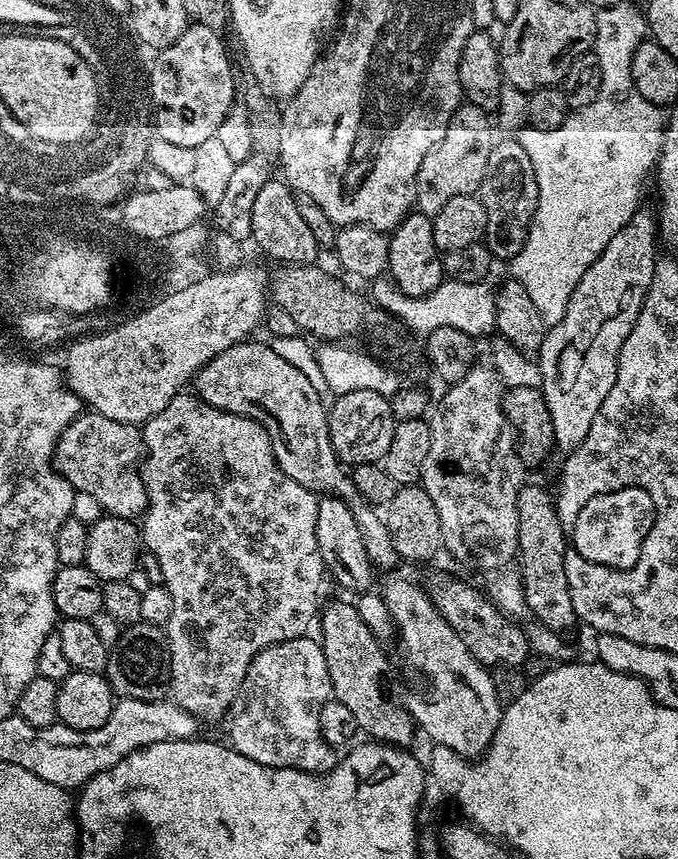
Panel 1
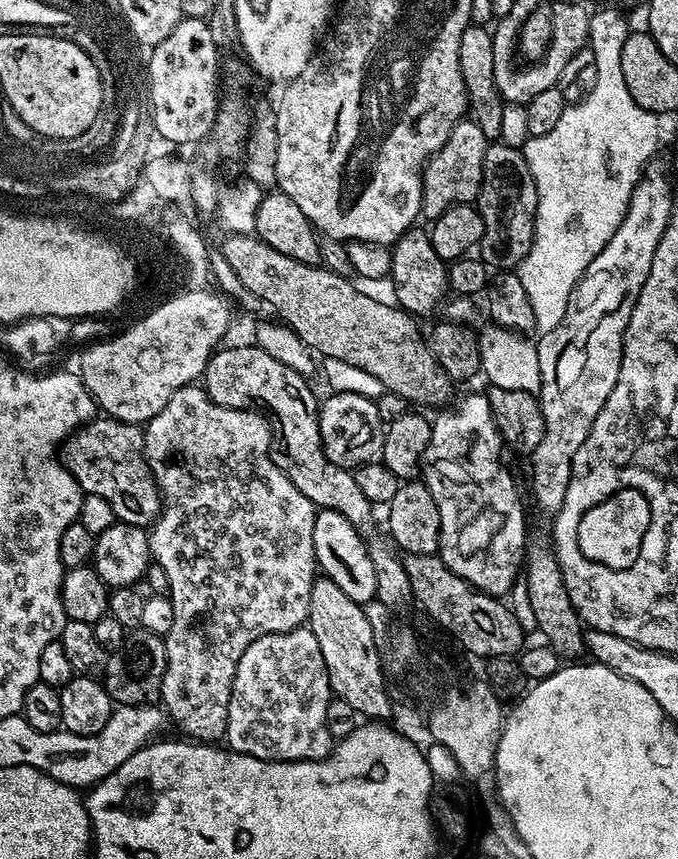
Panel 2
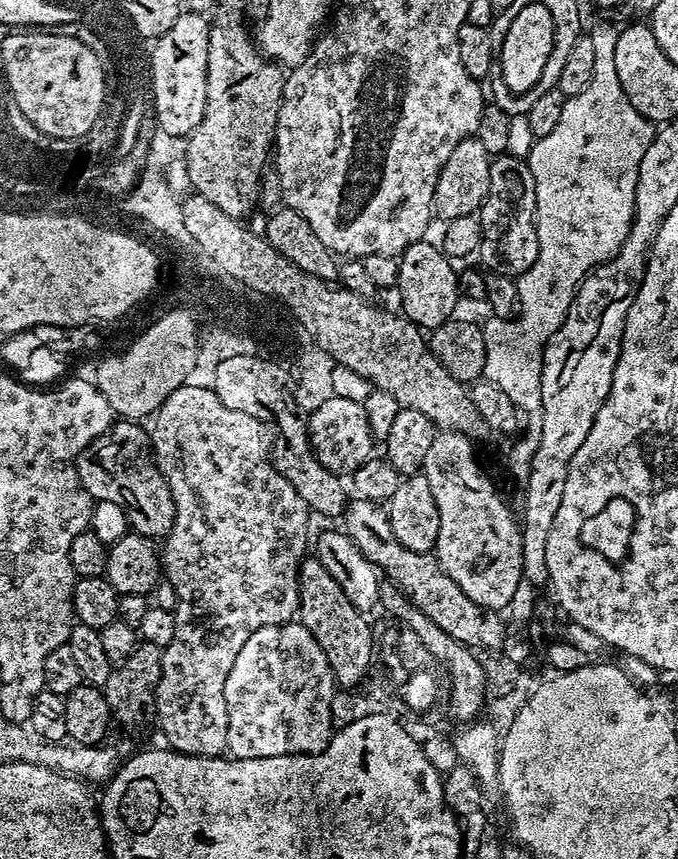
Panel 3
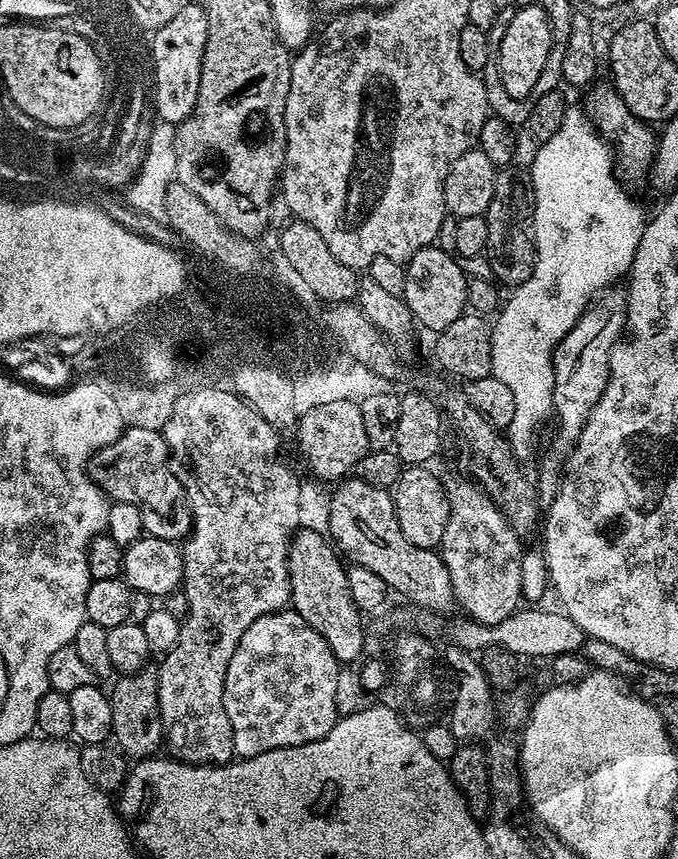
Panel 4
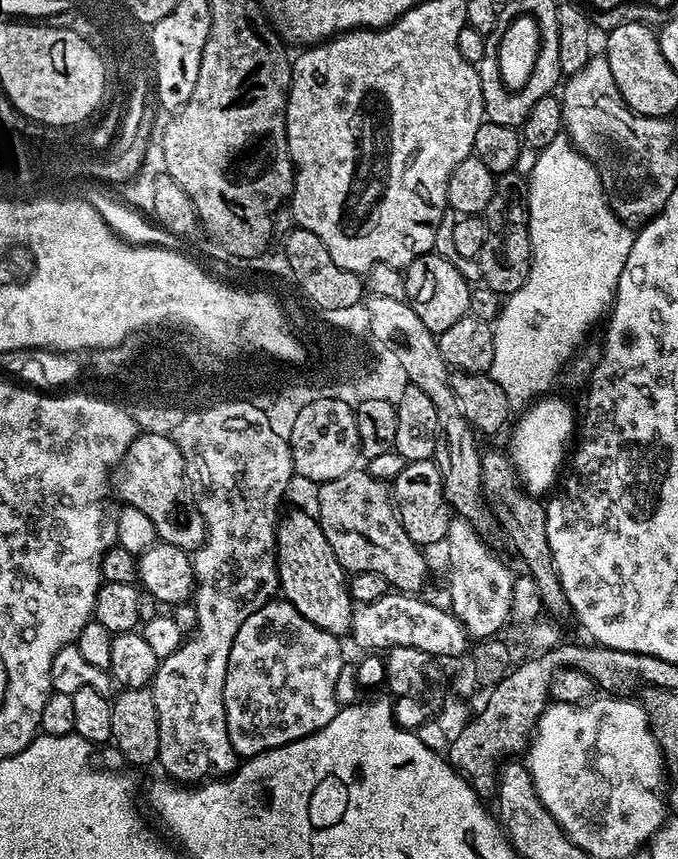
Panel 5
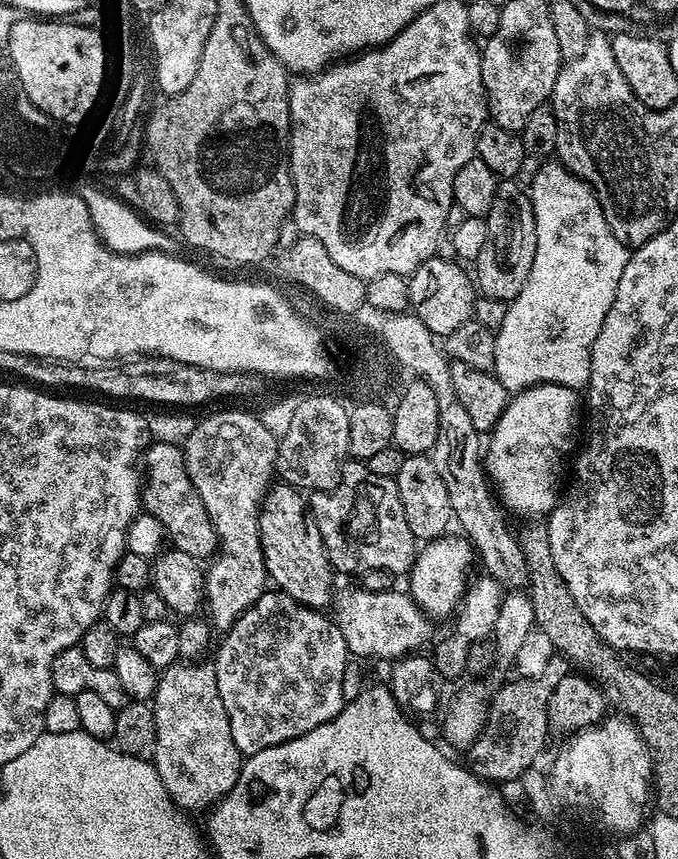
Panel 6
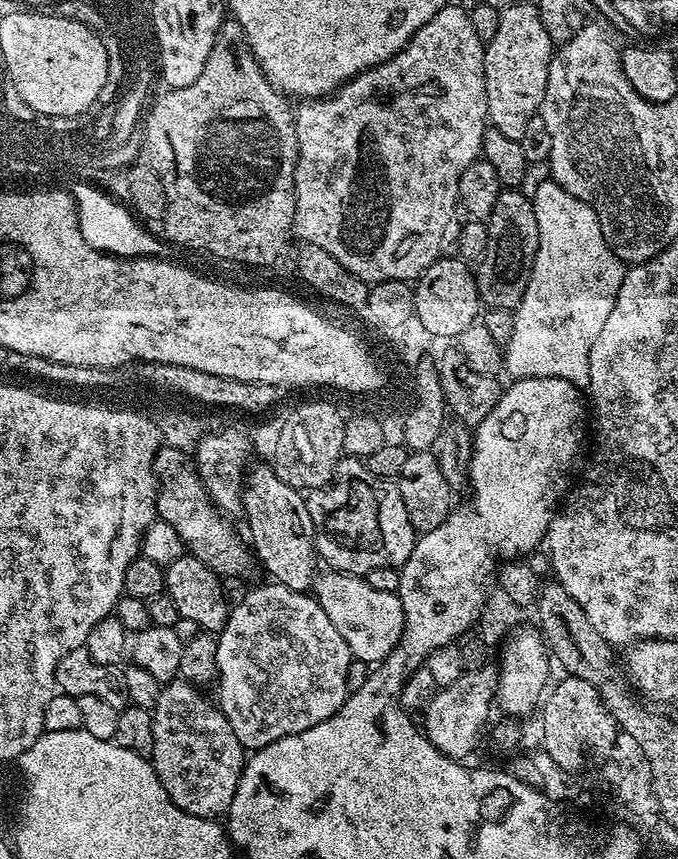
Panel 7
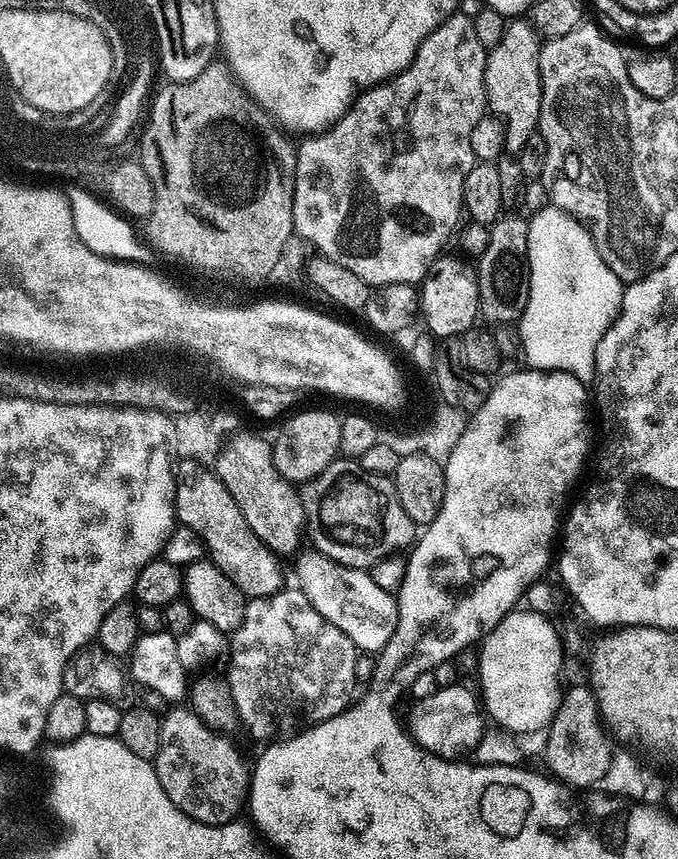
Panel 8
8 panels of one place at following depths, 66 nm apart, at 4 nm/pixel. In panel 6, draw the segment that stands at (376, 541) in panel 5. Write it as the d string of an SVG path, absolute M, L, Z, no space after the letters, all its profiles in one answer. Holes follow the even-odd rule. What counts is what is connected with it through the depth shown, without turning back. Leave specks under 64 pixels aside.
M345 463L338 486L329 492L310 496L310 511L322 534L333 569L340 572L390 572L407 574L416 561L418 542L406 526L402 514L402 498L393 478L382 478L368 469L367 463Z

